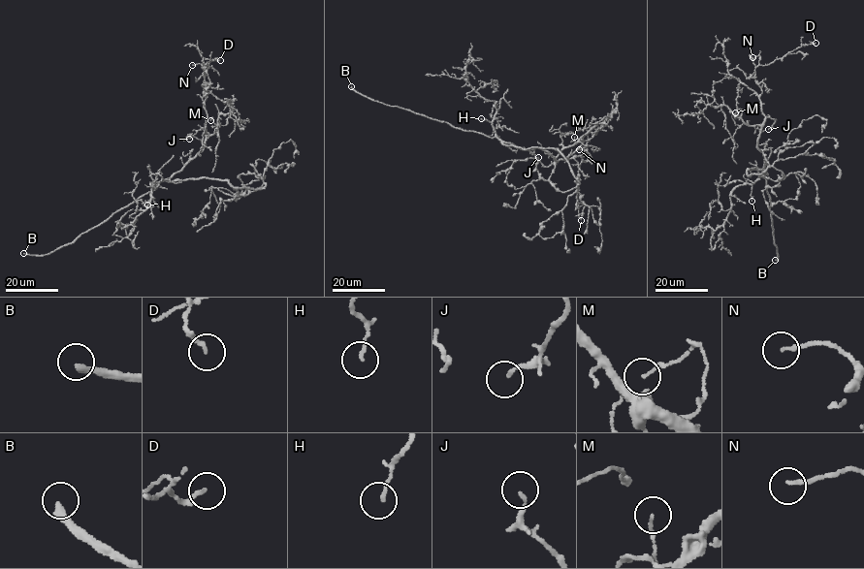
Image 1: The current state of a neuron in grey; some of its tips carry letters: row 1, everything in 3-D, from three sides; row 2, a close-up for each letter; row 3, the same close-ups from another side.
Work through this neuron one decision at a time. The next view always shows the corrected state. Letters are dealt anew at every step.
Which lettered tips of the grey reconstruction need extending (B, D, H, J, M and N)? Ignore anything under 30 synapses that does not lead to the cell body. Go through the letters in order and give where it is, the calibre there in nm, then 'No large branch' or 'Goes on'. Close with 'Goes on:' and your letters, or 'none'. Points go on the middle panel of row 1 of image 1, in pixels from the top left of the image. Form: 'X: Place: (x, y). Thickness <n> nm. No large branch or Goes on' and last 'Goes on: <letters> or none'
B: Place: (351, 86). Thickness 280 nm. No large branch
D: Place: (581, 220). Thickness 150 nm. No large branch
H: Place: (481, 118). Thickness 120 nm. No large branch
J: Place: (538, 157). Thickness 130 nm. No large branch
M: Place: (574, 137). Thickness 120 nm. No large branch
N: Place: (579, 149). Thickness 170 nm. No large branch
Goes on: none

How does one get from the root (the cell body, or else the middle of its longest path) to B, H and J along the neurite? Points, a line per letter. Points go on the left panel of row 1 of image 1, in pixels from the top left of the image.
B: (193, 178), (163, 180), (73, 241), (46, 255), (23, 253)
H: (193, 178), (156, 182), (147, 205)
J: (193, 178), (168, 179), (202, 149), (205, 128), (189, 139)

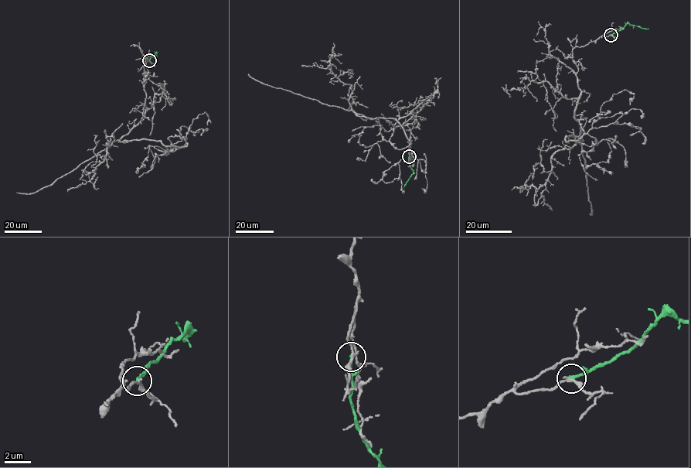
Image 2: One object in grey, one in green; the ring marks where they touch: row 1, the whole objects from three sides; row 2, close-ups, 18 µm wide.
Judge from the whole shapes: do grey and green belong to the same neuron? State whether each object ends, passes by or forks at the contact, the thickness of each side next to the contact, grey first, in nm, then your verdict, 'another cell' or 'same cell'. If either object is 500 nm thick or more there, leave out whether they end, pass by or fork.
grey forks there; green ends there; 170 nm thick on the grey side, 240 nm on the other; another cell

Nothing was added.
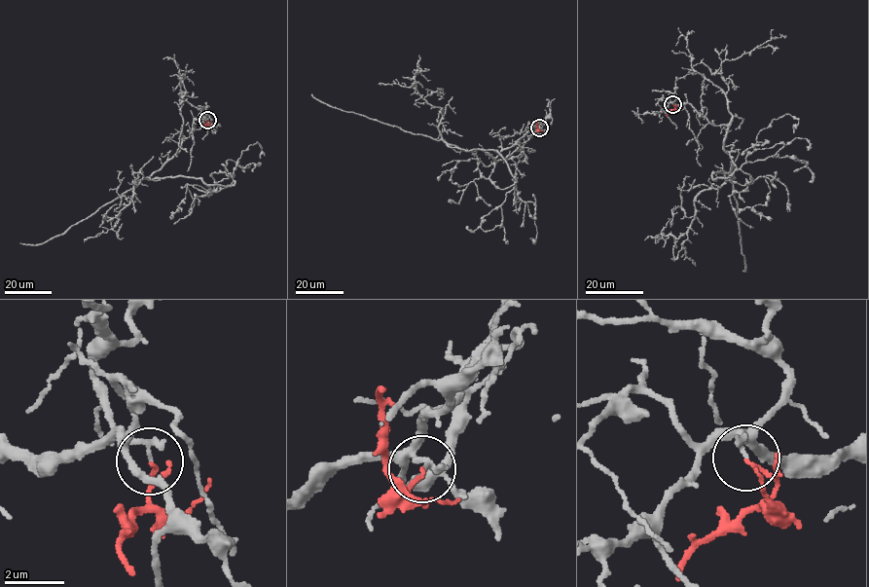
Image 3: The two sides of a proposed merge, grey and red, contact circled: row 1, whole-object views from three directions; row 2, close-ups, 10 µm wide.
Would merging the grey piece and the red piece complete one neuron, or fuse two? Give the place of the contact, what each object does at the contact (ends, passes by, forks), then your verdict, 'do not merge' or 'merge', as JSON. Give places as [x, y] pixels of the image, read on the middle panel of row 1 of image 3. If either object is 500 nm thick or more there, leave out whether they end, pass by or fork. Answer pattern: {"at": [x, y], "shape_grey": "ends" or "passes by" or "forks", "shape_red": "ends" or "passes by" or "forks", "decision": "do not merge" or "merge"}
{"at": [539, 128], "shape_grey": "ends", "shape_red": "ends", "decision": "do not merge"}

